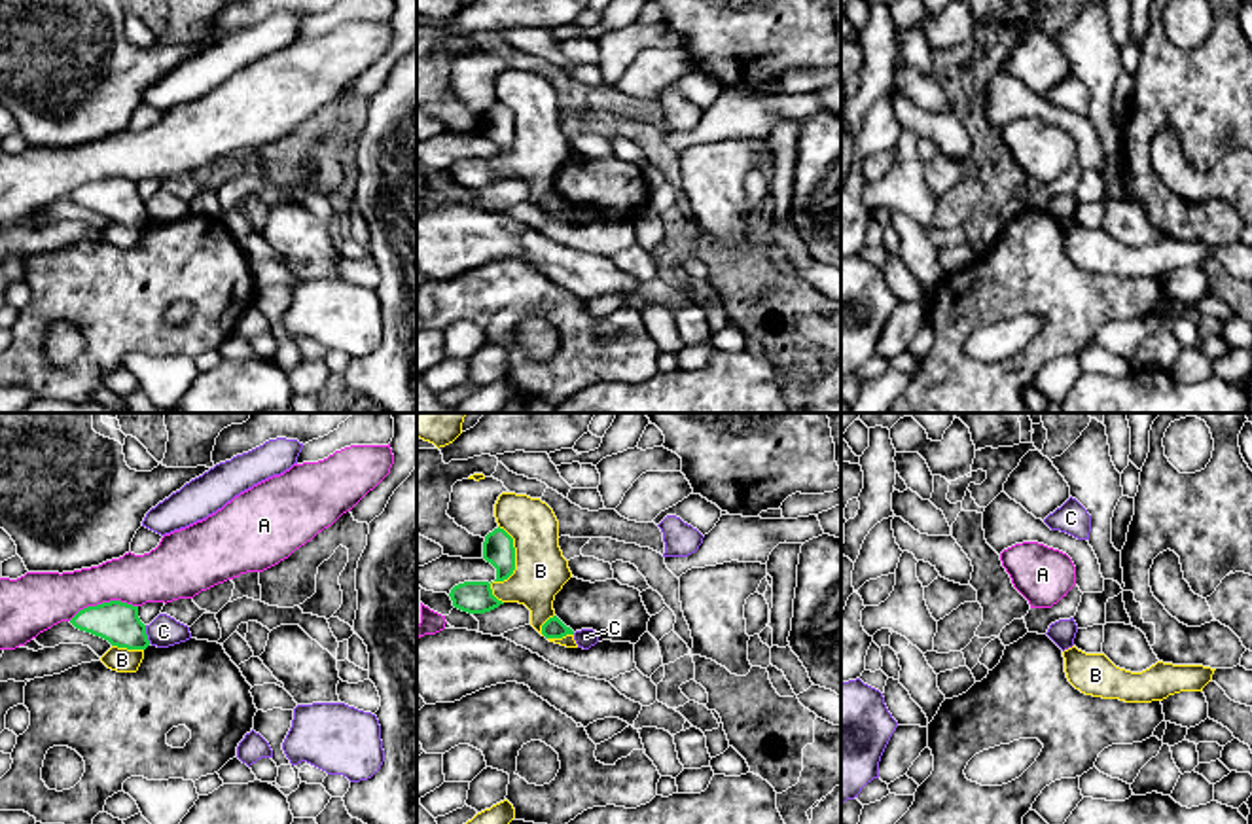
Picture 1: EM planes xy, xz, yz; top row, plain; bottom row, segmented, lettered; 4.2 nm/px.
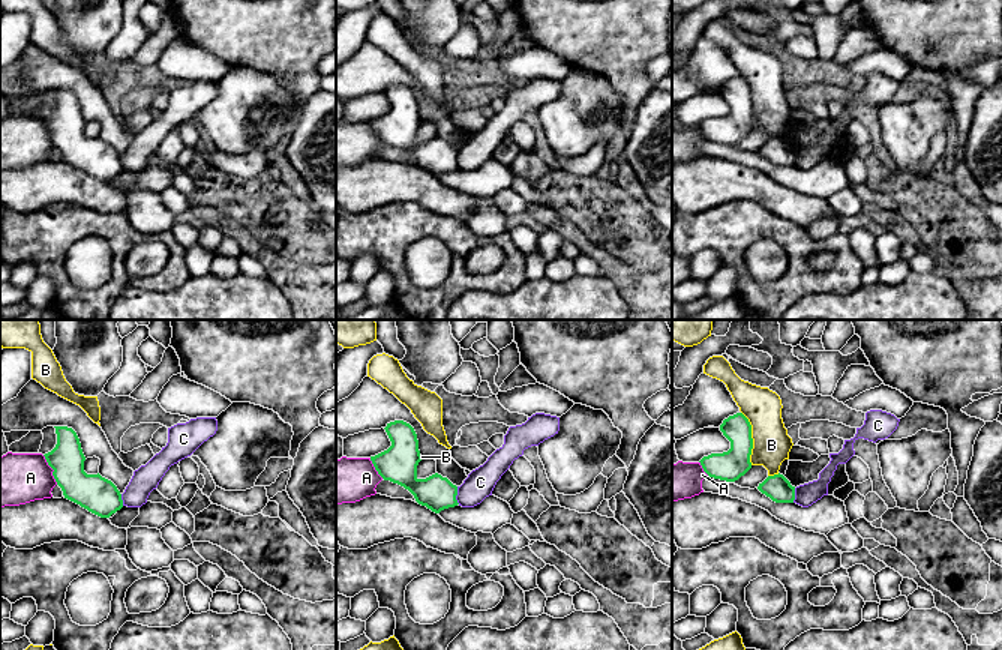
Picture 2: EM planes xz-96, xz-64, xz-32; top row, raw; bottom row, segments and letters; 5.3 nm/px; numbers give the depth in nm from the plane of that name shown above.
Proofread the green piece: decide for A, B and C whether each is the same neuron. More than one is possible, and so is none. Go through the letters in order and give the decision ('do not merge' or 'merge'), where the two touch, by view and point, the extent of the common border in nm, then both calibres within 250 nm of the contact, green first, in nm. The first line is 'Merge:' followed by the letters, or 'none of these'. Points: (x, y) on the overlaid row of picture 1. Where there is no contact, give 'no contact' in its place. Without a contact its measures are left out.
Merge: none of these
A: do not merge; meets green in xy at (103, 603); contact 300 nm long; 180 nm thick on the green side, 240 nm on the other
B: do not merge; meets green in xz at (514, 569); contact 340 nm long; 130 nm thick on the green side, 220 nm on the other
C: do not merge; meets green in xy at (146, 635); contact 80 nm long; 180 nm thick on the green side, 140 nm on the other

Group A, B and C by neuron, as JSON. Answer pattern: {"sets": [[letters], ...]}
{"sets": [["A"], ["B"], ["C"]]}

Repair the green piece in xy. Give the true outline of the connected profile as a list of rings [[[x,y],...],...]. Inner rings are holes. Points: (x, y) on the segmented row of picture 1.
[[[121,600],[87,606],[70,623],[117,648],[146,650],[150,646],[146,625],[138,618],[138,606]]]

